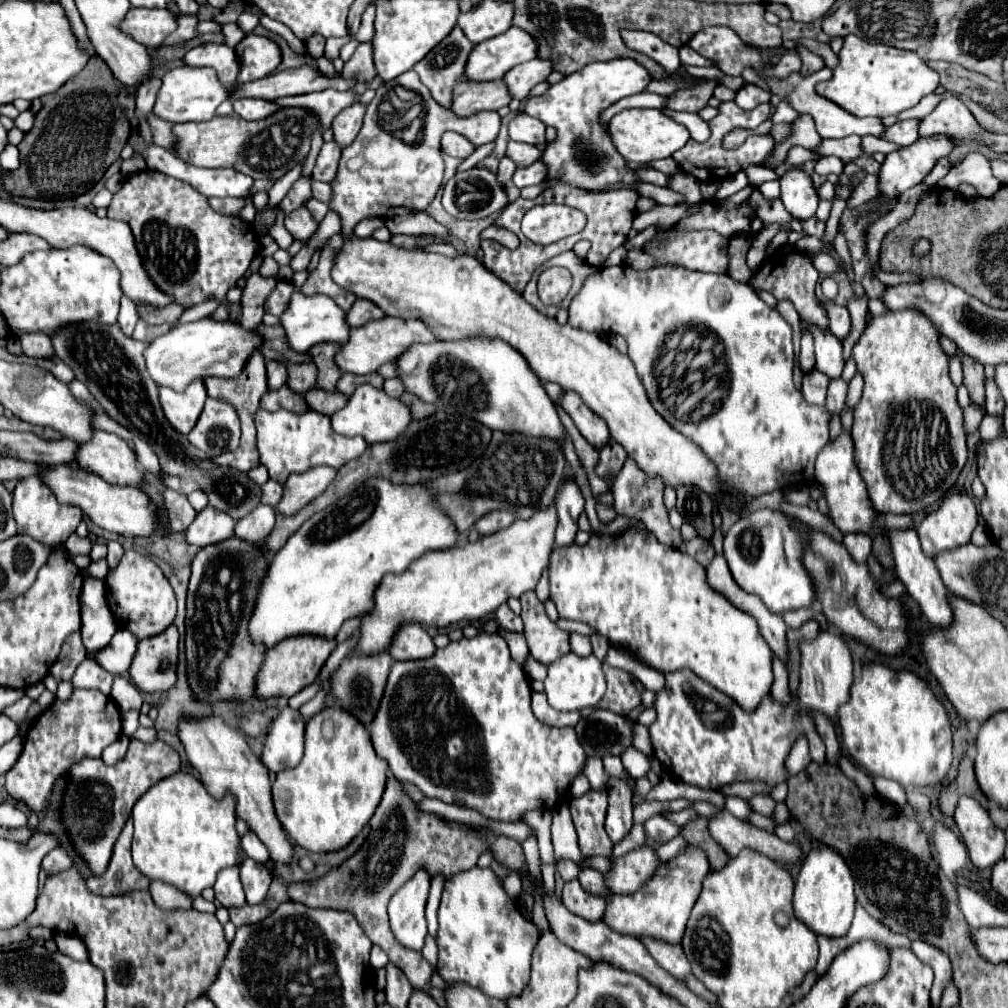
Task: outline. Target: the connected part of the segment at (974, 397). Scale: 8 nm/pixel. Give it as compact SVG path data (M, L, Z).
M964 357L962 367L964 367L964 385L970 393L970 403L984 409L984 367L970 357Z

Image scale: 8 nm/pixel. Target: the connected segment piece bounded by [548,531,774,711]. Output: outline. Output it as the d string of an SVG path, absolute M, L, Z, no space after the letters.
M628 531L616 537L592 535L582 547L554 547L548 565L548 581L550 601L556 605L562 619L588 623L598 635L614 645L626 645L638 659L656 671L672 673L678 669L690 669L724 695L730 695L740 707L744 707L744 711L754 711L770 693L774 681L774 655L762 639L756 619L738 611L714 591L706 583L706 569L700 563L674 547L662 545L654 535L648 533L648 539L638 531Z

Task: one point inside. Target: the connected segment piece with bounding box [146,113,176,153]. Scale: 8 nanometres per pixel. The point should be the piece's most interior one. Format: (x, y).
(162, 135)

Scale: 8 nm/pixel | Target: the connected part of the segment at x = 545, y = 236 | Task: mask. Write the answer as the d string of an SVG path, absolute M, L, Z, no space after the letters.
M542 205L528 211L524 235L530 241L548 245L582 231L584 225L586 217L578 209L570 209L568 205Z

